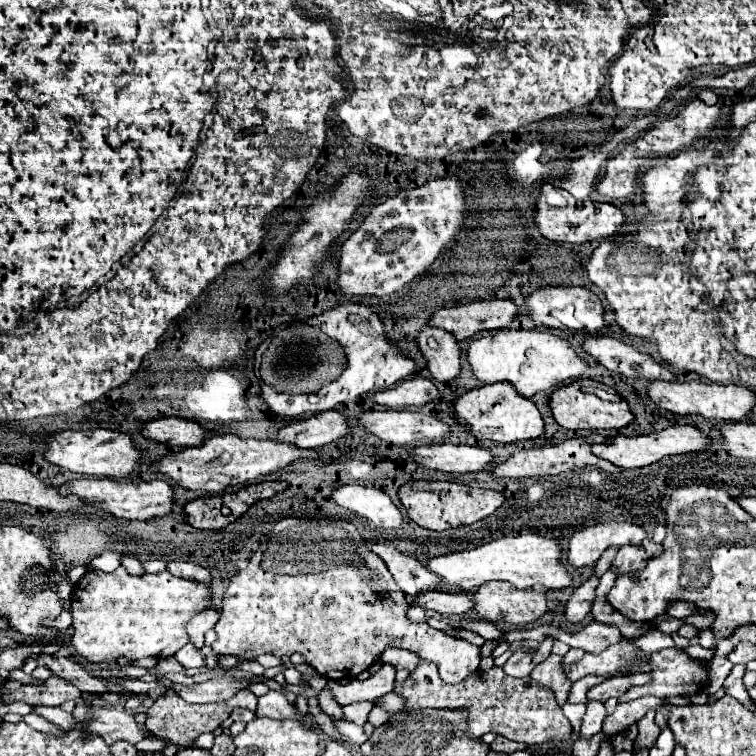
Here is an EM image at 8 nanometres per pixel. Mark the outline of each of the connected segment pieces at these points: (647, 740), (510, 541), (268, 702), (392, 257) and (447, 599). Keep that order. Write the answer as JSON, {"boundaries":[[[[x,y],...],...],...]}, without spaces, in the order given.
{"boundaries":[[[[650,709],[640,721],[638,721],[638,737],[636,737],[636,747],[652,747],[660,735],[660,727],[656,725],[656,711]]],[[[522,531],[516,535],[514,533],[490,541],[470,551],[434,557],[428,561],[428,569],[436,573],[444,585],[454,589],[466,589],[466,591],[476,591],[480,585],[488,581],[508,581],[518,589],[528,589],[534,585],[540,585],[544,589],[568,589],[574,587],[574,583],[570,571],[560,563],[560,555],[562,555],[562,547],[555,540],[531,531],[527,533]]],[[[268,691],[266,695],[258,697],[258,709],[256,717],[270,717],[270,719],[302,719],[302,715],[292,707],[284,693],[280,691]]],[[[454,177],[400,191],[376,205],[362,225],[342,243],[338,263],[340,293],[356,297],[384,297],[396,293],[434,263],[446,243],[462,231],[460,225],[464,217],[464,193]]],[[[436,591],[436,593],[426,593],[418,601],[412,601],[412,605],[422,605],[426,609],[436,609],[438,613],[444,615],[466,615],[474,611],[474,601],[466,593],[446,593],[446,591]]]]}

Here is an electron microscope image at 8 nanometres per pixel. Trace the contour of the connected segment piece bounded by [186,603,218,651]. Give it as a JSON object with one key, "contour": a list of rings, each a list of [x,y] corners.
{"contour":[[[212,603],[212,607],[204,609],[202,613],[198,613],[188,623],[188,627],[186,627],[188,629],[188,637],[190,637],[190,643],[196,647],[196,651],[200,651],[204,647],[204,633],[208,629],[212,629],[216,625],[216,621],[218,621],[218,609]]]}

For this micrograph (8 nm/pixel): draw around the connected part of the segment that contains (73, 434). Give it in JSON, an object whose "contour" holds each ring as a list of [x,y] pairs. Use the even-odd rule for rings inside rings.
{"contour":[[[86,429],[86,431],[60,431],[66,437],[68,445],[60,445],[56,441],[48,441],[44,449],[44,459],[68,469],[72,473],[86,473],[96,477],[128,477],[136,475],[140,469],[140,451],[134,447],[132,439],[122,431],[108,429]]]}

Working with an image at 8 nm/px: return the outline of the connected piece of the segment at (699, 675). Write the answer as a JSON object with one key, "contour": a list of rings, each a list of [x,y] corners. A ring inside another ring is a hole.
{"contour":[[[664,649],[660,653],[648,655],[652,669],[652,683],[644,687],[632,687],[628,693],[620,697],[620,703],[654,695],[660,699],[672,695],[696,695],[706,689],[708,685],[708,669],[706,663],[690,659],[684,651],[678,649]]]}

